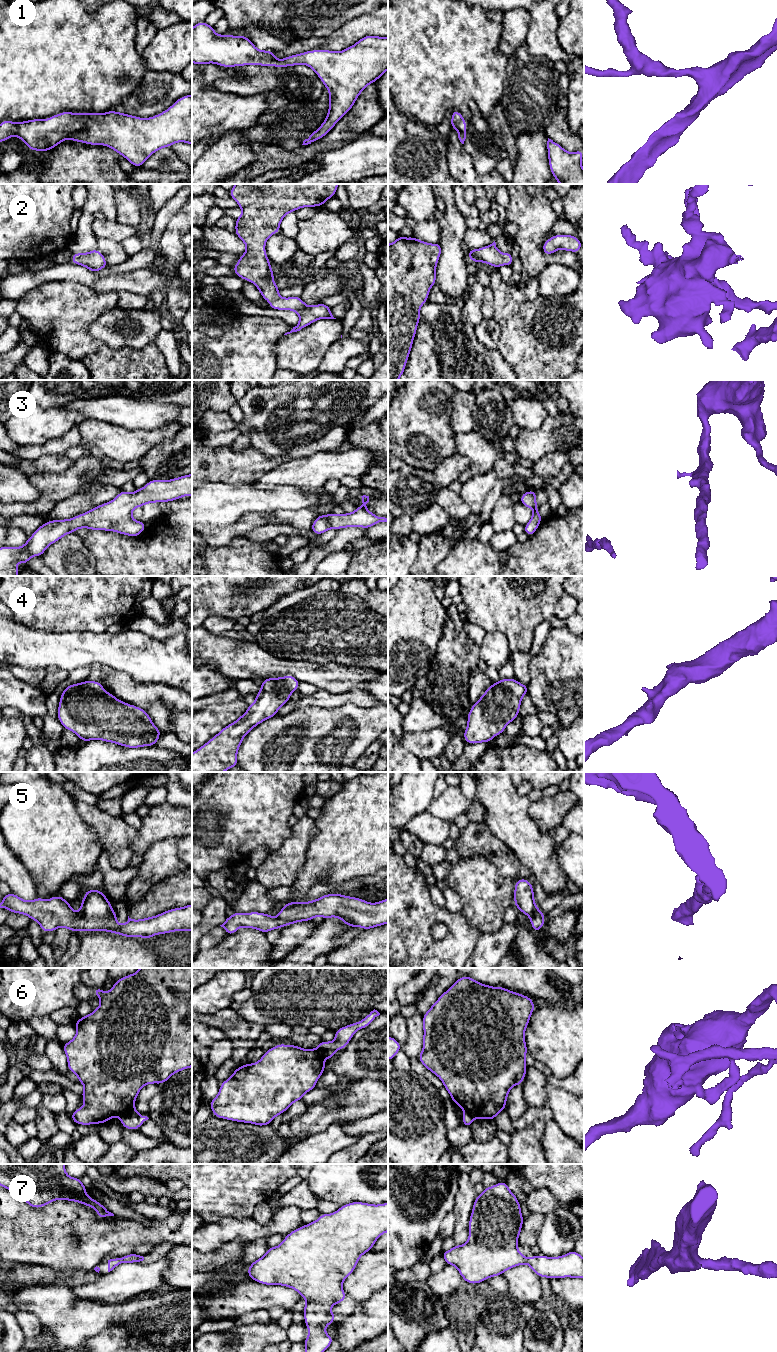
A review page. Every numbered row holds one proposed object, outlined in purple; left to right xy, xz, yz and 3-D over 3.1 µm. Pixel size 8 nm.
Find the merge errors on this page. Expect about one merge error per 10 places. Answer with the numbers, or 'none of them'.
6

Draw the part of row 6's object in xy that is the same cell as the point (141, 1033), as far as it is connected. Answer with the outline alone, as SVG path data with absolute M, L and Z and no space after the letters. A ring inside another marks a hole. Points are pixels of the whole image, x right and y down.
M140 968L137 972L122 977L115 981L110 991L105 993L102 988L94 988L93 994L100 997L100 1005L91 1014L85 1015L74 1024L76 1027L75 1037L62 1045L67 1056L68 1069L78 1076L78 1081L84 1085L81 1093L85 1104L71 1114L75 1124L89 1126L90 1124L102 1124L108 1122L112 1117L121 1116L135 1106L135 1100L140 1089L148 1084L165 1083L173 1074L186 1068L192 1067L192 968Z

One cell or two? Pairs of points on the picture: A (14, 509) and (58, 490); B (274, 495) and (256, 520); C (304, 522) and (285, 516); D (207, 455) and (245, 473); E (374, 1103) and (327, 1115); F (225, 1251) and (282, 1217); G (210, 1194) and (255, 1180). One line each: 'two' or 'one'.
A: one
B: two
C: one
D: one
E: one
F: two
G: one

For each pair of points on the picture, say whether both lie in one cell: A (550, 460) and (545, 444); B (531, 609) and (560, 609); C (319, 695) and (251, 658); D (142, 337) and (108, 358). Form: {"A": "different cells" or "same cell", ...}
{"A": "different cells", "B": "different cells", "C": "different cells", "D": "different cells"}

